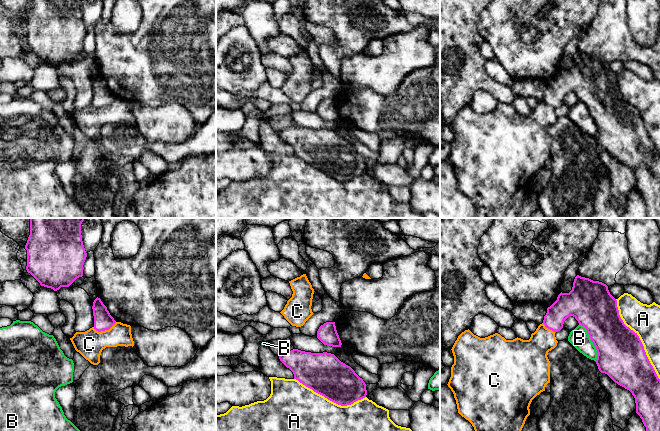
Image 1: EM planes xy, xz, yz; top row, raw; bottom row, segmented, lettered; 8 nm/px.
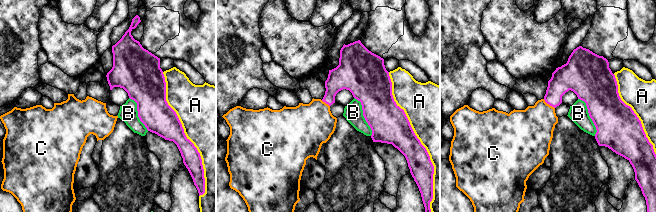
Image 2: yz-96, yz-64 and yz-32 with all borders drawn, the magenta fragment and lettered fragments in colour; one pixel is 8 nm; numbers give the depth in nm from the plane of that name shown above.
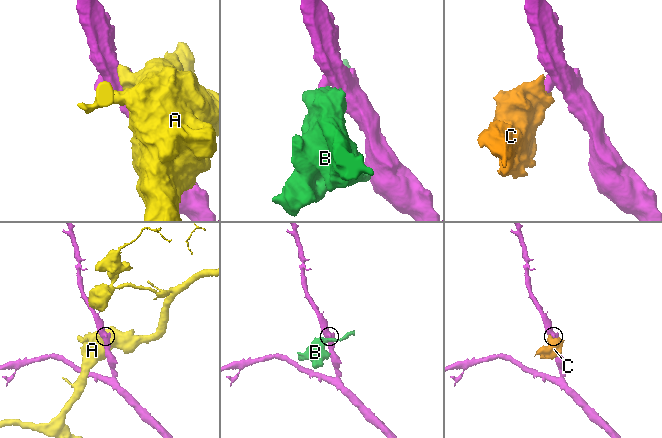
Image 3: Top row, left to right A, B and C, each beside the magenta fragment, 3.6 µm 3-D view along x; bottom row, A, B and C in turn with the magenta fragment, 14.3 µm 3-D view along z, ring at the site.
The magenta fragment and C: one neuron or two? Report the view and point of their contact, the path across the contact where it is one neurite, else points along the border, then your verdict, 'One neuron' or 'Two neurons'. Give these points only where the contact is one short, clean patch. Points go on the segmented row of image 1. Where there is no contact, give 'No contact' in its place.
Touches magenta at xy (104, 330). Boundary: xy (116, 322), (108, 329), (96, 331), (93, 328). Two neurons

